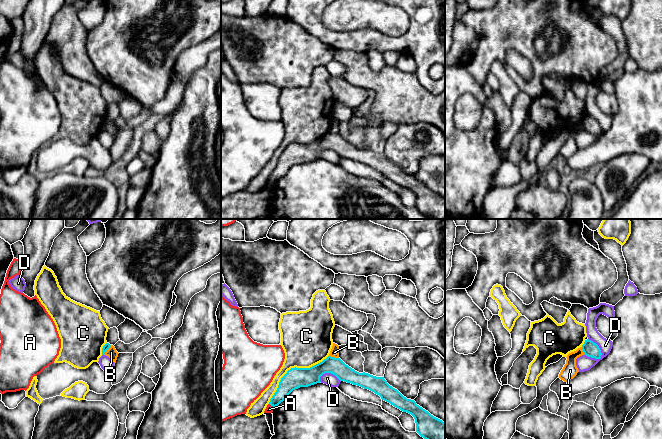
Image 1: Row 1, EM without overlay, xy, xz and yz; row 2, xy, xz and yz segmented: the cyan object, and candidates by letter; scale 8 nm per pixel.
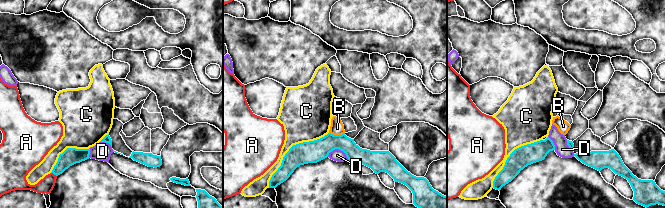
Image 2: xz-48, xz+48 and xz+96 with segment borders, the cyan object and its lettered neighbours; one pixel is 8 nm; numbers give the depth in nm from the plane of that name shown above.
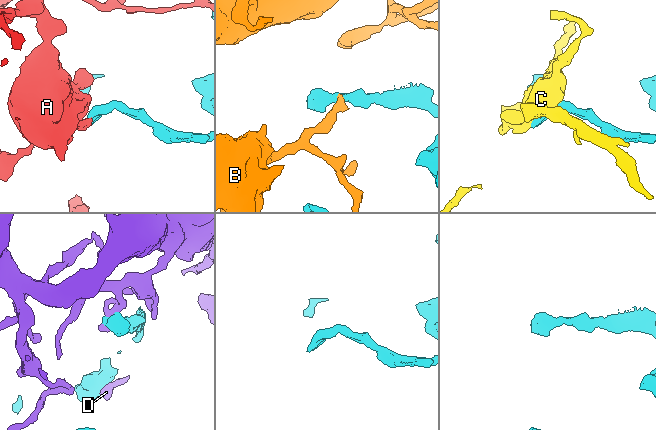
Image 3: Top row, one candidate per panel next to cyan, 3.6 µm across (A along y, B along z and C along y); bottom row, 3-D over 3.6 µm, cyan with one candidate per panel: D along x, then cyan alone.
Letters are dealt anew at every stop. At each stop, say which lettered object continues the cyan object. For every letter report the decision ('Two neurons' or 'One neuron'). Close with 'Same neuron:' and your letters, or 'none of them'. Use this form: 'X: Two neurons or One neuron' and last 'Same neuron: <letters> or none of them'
A: Two neurons
B: Two neurons
C: Two neurons
D: Two neurons
Same neuron: none of them

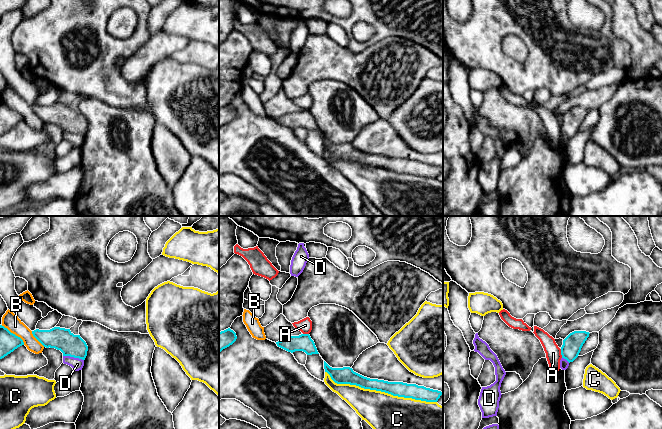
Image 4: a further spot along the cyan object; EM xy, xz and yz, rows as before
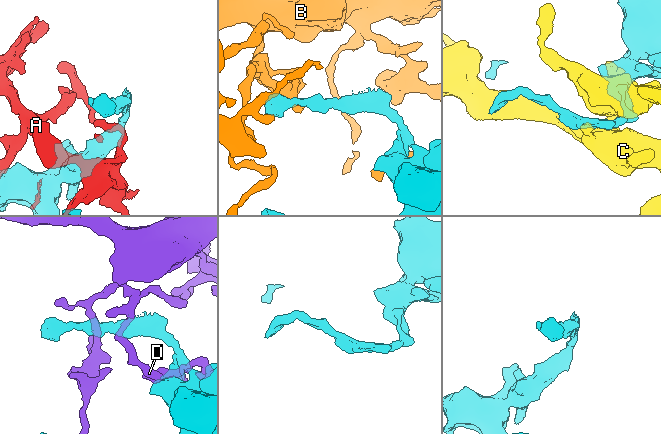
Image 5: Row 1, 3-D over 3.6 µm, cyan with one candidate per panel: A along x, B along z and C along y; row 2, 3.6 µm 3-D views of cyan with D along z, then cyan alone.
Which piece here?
A: Two neurons
B: Two neurons
C: Two neurons
D: Two neurons
Same neuron: none of them

